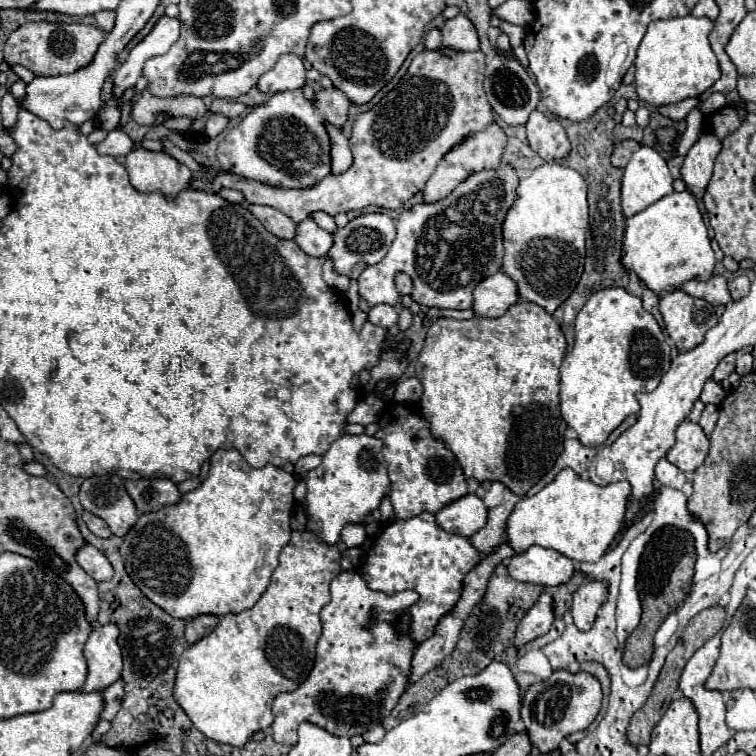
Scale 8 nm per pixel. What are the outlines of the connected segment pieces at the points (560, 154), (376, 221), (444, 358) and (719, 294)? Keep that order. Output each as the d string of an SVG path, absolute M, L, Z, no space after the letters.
M534 110L530 114L530 120L526 122L526 130L530 148L546 162L562 160L570 154L570 140L556 118L548 118L546 114Z
M382 212L360 214L354 220L350 220L344 228L338 228L332 234L334 244L328 250L328 258L332 260L334 270L338 274L344 274L348 278L358 278L366 266L376 264L386 256L394 236L396 236L396 226L394 226L394 220L388 214L382 214Z
M516 302L514 306L510 306L506 310L504 316L500 318L470 318L470 320L454 320L454 318L438 318L426 334L426 342L424 348L420 352L420 368L416 370L422 386L424 386L424 394L422 394L422 402L420 402L420 410L422 416L430 422L430 432L436 438L442 438L444 444L456 454L464 476L466 478L476 478L478 482L484 480L498 480L504 486L508 486L514 494L518 496L526 496L526 492L554 466L556 458L562 452L562 440L564 440L564 432L566 432L566 422L562 418L560 412L560 398L558 398L558 368L564 360L566 354L566 338L560 330L560 326L554 322L554 318L540 306L532 304L532 302Z
M712 276L712 278L706 280L706 282L690 280L690 282L682 284L680 290L686 292L686 294L690 294L690 296L694 296L694 298L704 298L704 300L710 302L712 306L732 302L730 290L728 290L728 282L726 282L724 276Z

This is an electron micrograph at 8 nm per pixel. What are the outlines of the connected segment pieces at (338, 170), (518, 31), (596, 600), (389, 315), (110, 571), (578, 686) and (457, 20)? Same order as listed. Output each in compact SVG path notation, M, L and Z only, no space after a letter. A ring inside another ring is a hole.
M326 124L326 132L332 142L332 150L330 150L332 174L342 174L352 166L352 152L348 146L348 138L342 134L340 128L330 126L330 124Z
M502 22L502 24L500 24L500 30L502 30L504 34L508 34L510 46L512 46L512 48L516 48L516 46L521 46L523 44L525 30L522 27L508 24L508 22Z
M588 580L574 592L574 602L570 610L572 610L574 624L580 630L592 628L596 620L596 612L606 602L606 596L608 596L606 582L600 582L600 580Z
M376 304L370 308L368 312L368 320L376 326L382 326L382 328L390 328L398 322L398 308L390 306L390 304Z
M86 544L84 548L80 548L76 552L76 560L78 564L96 580L96 582L104 582L104 580L110 580L114 576L114 568L112 564L108 562L108 558L98 550L94 548L92 544Z
M554 670L548 680L538 682L526 690L522 698L520 716L526 724L532 744L538 746L540 752L552 752L570 732L586 730L598 716L600 704L602 688L594 676L590 676L588 672L572 674L568 670Z
M458 14L444 24L442 44L454 50L480 50L478 32L464 14Z

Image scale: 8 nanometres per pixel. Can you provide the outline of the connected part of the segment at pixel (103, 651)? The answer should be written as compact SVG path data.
M114 622L92 630L84 646L84 656L88 662L88 678L82 688L84 692L104 690L120 678L122 648L118 644L118 636L120 628Z

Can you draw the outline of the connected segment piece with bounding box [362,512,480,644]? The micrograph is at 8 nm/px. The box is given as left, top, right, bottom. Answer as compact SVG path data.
M422 512L410 520L396 520L388 524L368 552L362 576L372 590L396 594L402 590L416 590L420 600L410 608L412 628L410 636L420 644L434 634L438 620L454 608L462 594L464 574L480 562L478 550L468 538L450 534L436 524L434 514Z

